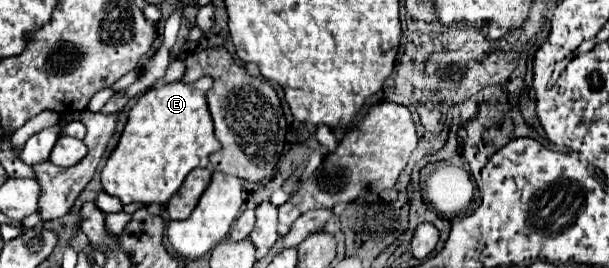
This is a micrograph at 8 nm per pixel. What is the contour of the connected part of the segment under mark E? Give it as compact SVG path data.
M201 78L193 84L183 84L183 82L173 82L173 84L163 84L159 88L147 90L131 108L127 116L127 124L121 132L119 144L111 152L105 168L101 170L101 184L103 190L109 196L115 196L121 200L121 204L165 204L183 184L185 176L193 168L207 168L209 166L209 156L221 148L213 134L213 122L205 104L205 92L211 86L211 78Z

